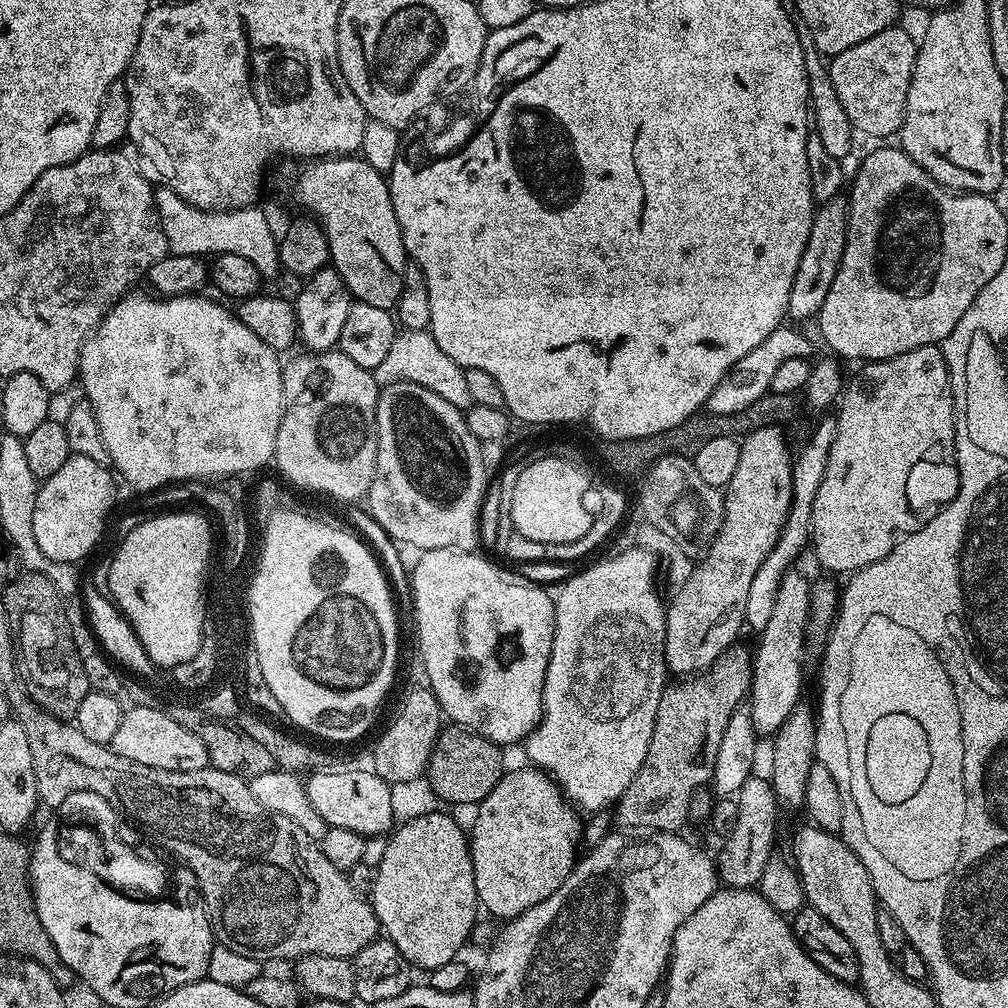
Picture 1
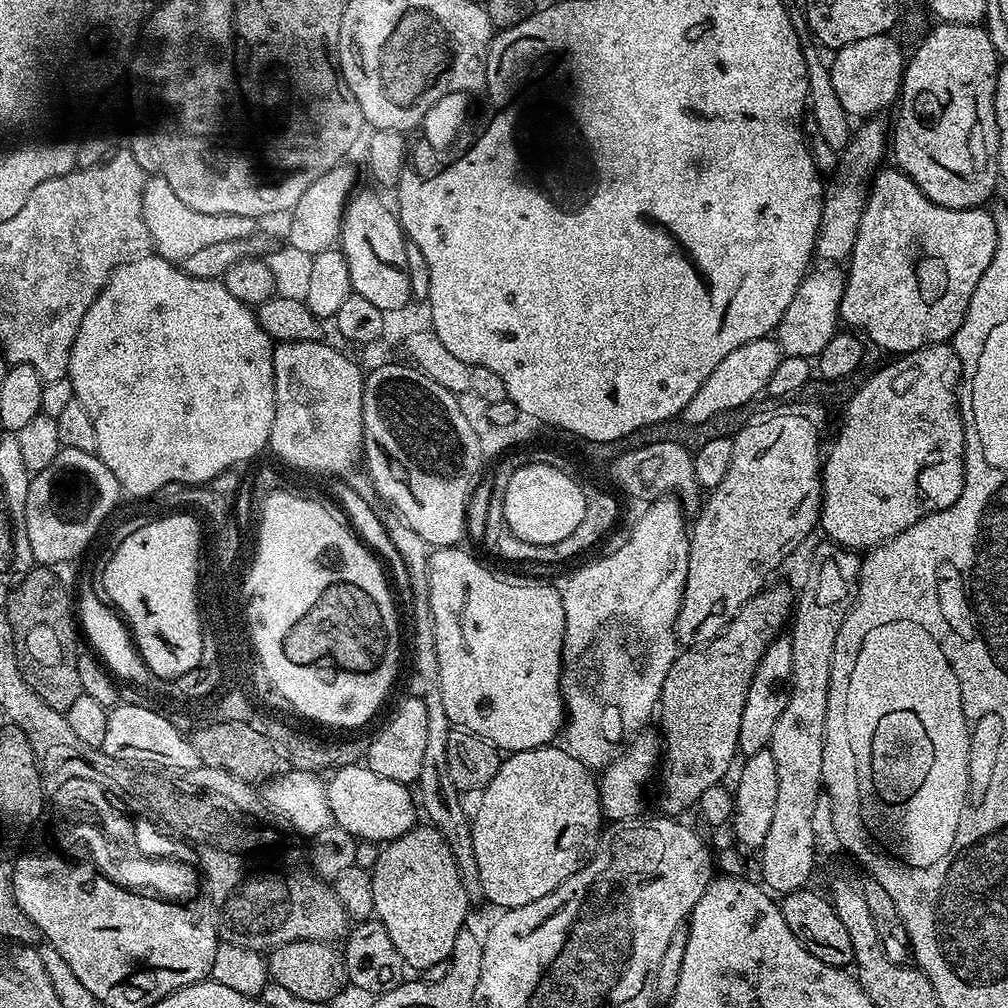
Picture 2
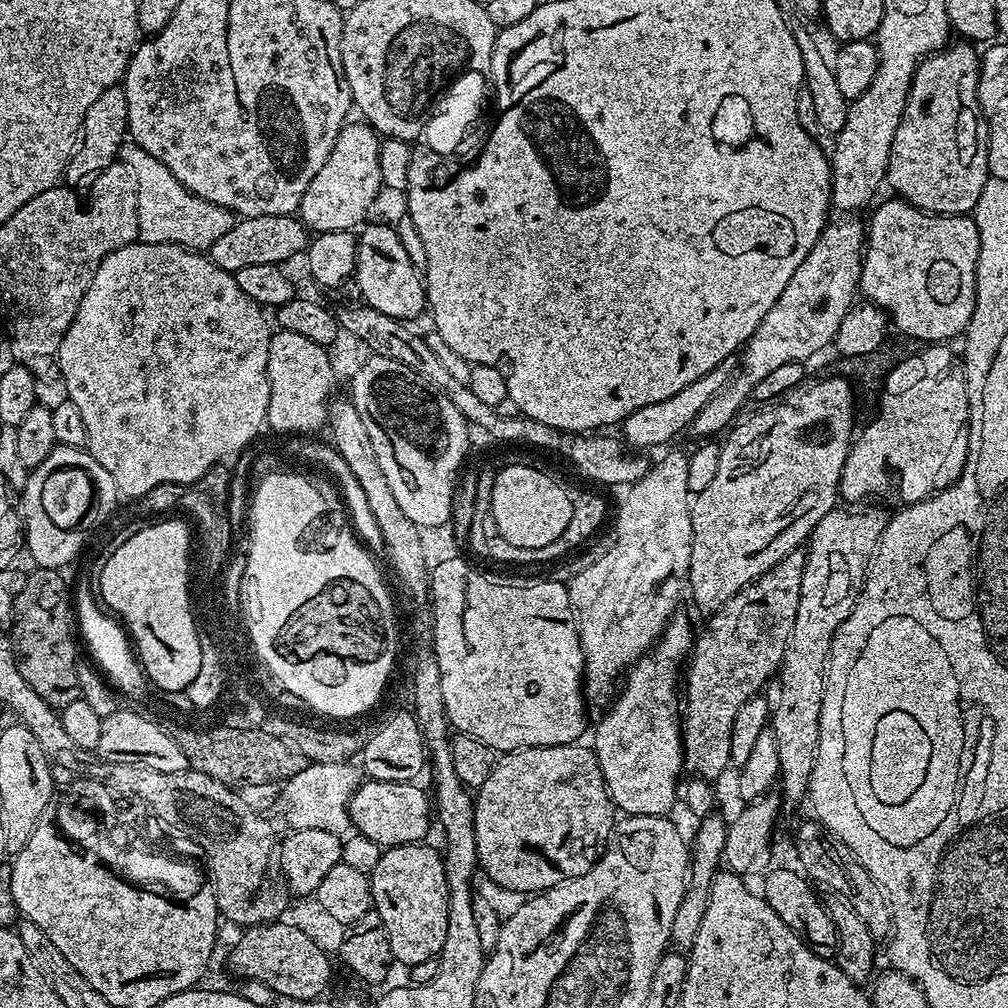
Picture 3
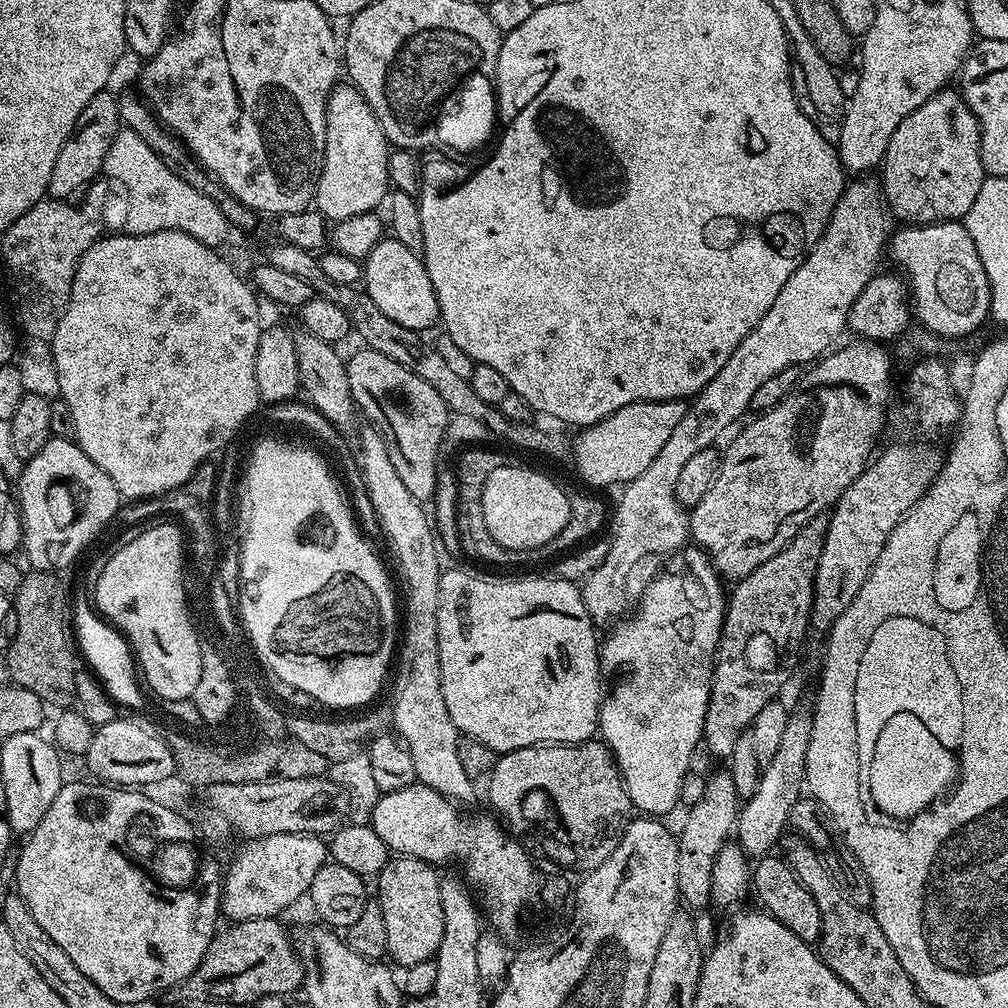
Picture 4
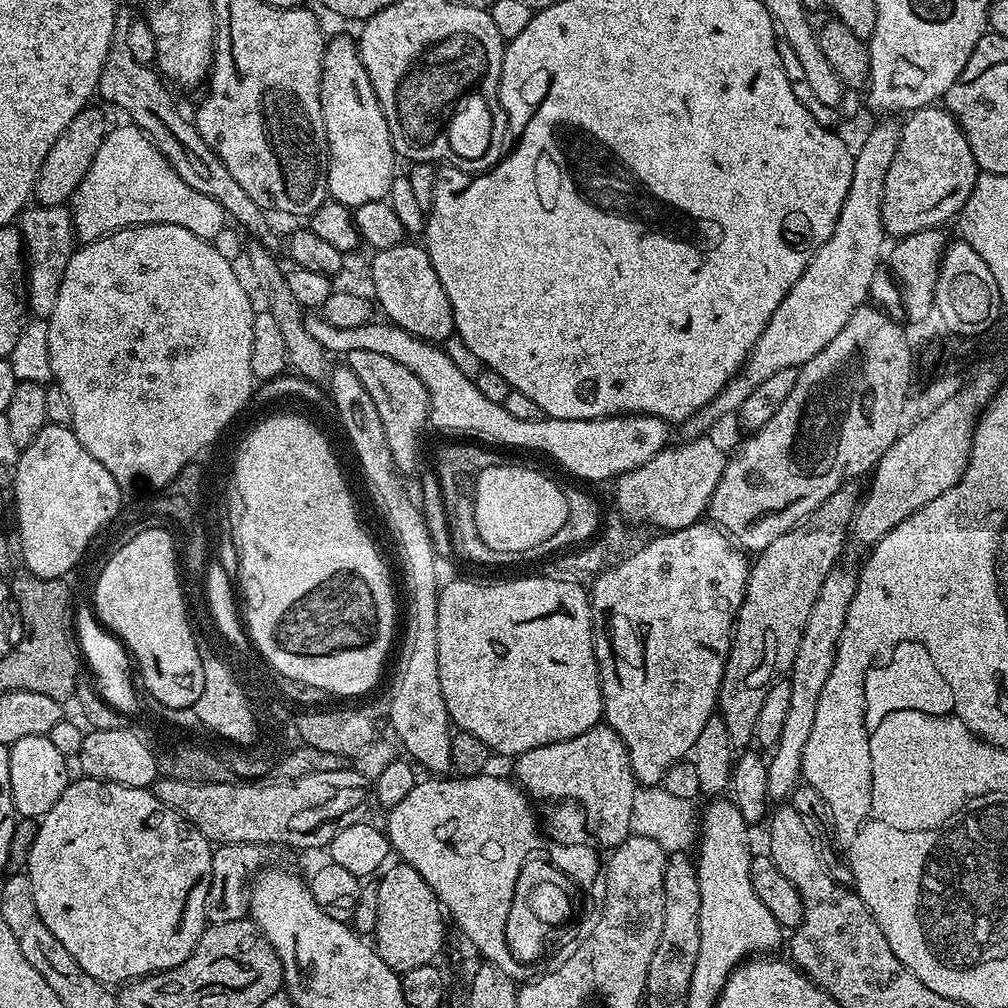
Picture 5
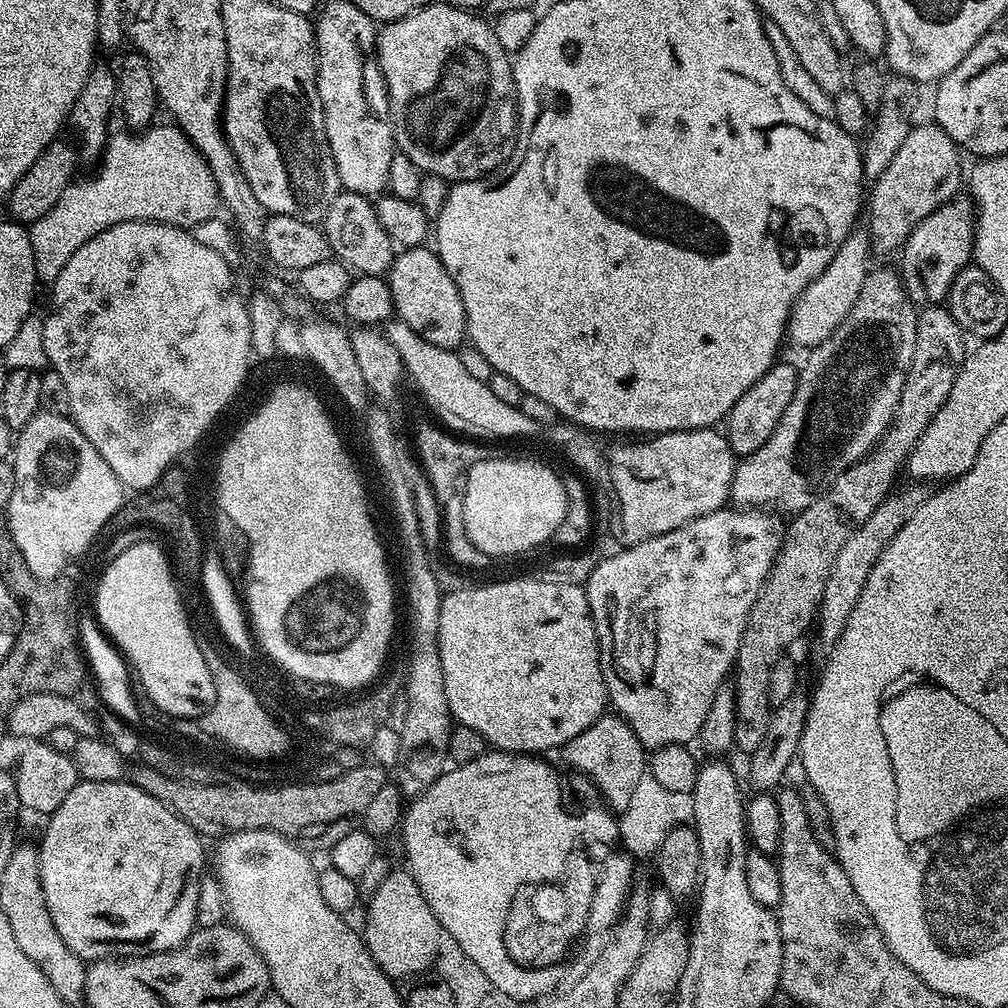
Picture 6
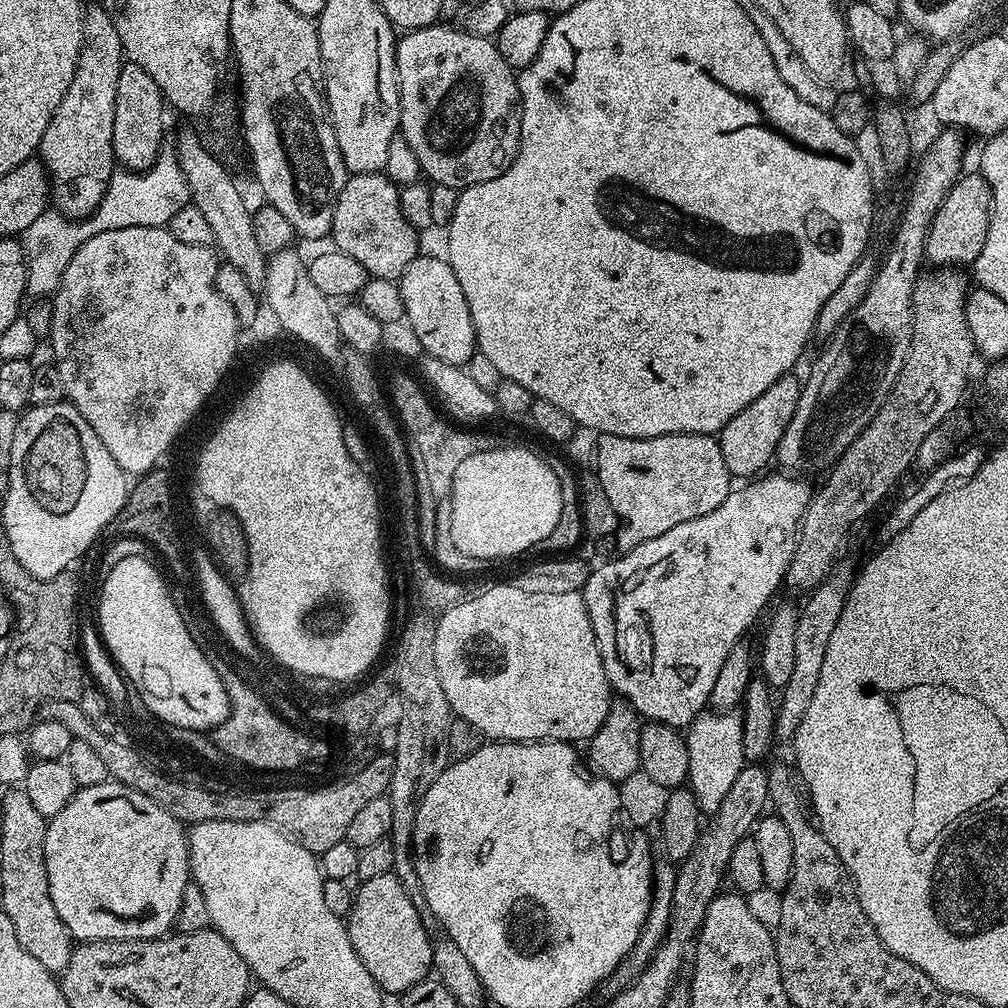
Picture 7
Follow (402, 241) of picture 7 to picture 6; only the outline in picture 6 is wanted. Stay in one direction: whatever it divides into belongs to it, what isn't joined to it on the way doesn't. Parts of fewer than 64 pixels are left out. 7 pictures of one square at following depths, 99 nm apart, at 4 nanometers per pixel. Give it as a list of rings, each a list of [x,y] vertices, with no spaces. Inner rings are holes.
[[[341,190],[334,198],[334,202],[330,202],[330,210],[326,210],[322,231],[332,248],[333,257],[347,264],[353,273],[384,276],[391,268],[394,245],[386,230],[382,230],[382,222],[378,222],[375,203],[369,197]]]

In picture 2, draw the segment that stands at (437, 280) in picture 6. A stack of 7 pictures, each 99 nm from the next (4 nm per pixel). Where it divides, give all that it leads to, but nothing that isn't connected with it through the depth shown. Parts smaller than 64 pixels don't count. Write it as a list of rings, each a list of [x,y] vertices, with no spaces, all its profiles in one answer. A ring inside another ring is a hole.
[[[353,191],[344,207],[338,247],[346,258],[346,266],[350,266],[353,293],[378,306],[380,312],[391,314],[413,303],[406,266],[406,237],[399,215],[390,204],[388,209],[387,202],[379,196],[381,193],[360,191]]]

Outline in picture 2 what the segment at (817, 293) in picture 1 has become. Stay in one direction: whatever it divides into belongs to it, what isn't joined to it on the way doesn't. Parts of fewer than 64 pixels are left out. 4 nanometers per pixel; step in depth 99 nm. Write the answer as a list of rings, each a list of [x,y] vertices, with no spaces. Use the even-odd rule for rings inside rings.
[[[868,118],[864,124],[852,133],[852,139],[842,150],[842,159],[836,165],[836,171],[827,181],[822,202],[822,218],[816,235],[816,250],[814,253],[820,262],[844,262],[852,253],[854,238],[858,234],[858,222],[862,218],[864,203],[868,200],[867,191],[870,181],[878,171],[879,162],[886,156],[886,128],[880,118]]]

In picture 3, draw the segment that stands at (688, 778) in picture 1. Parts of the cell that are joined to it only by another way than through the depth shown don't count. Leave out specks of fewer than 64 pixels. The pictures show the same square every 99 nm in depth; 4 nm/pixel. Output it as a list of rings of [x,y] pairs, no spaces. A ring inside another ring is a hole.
[[[800,550],[786,554],[782,562],[766,570],[766,574],[762,574],[757,580],[751,580],[738,594],[730,598],[730,602],[723,604],[709,619],[712,621],[705,626],[704,636],[695,637],[694,649],[687,661],[686,675],[682,680],[684,768],[692,771],[693,777],[719,781],[719,776],[724,772],[726,750],[730,746],[730,734],[734,730],[734,718],[738,718],[738,710],[742,710],[742,706],[746,706],[750,698],[761,695],[768,679],[771,676],[773,679],[779,673],[780,663],[784,661],[784,651],[794,630],[794,617],[798,615],[805,559],[805,553]]]

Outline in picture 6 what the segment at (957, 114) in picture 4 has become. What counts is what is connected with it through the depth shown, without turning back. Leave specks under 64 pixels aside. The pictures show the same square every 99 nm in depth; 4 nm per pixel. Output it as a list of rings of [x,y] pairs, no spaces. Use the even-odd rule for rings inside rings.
[[[933,122],[918,125],[906,134],[902,146],[898,146],[898,154],[890,159],[886,170],[871,185],[870,199],[866,204],[866,231],[872,241],[872,251],[877,257],[887,252],[899,253],[904,247],[906,238],[938,206],[957,199],[960,188],[960,156],[961,149]]]

